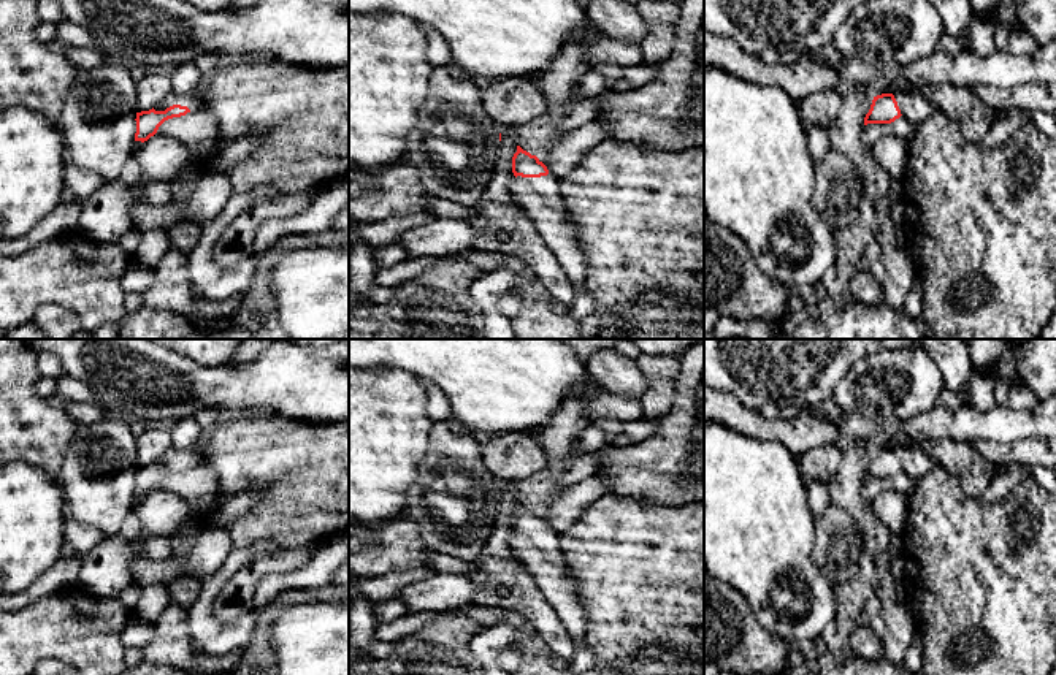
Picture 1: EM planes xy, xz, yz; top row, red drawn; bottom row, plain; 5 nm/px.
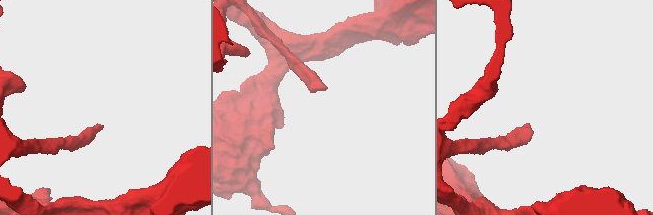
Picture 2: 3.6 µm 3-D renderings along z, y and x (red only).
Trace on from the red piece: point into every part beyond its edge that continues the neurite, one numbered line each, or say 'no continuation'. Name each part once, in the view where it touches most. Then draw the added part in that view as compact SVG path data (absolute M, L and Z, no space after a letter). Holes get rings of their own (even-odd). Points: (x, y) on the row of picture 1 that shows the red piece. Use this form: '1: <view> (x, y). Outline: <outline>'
1: xy (192, 100). Outline: M171 92L166 98L163 98L154 109L165 111L173 105L187 106L190 111L200 106L203 95L200 92L192 92L187 95Z

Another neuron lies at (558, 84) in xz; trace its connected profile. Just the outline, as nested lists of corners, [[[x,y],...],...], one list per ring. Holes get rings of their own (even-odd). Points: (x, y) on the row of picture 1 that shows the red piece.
[[[566,41],[552,67],[542,73],[536,84],[547,103],[547,117],[561,120],[580,100],[576,93],[582,76],[591,70],[587,48],[579,41]]]

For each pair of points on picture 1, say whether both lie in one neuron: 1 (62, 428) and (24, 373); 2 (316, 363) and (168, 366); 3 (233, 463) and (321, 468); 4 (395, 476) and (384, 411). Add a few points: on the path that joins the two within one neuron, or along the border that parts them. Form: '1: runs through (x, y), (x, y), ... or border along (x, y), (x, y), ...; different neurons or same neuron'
1: runs through (48, 419), (24, 395), (24, 387); same neuron
2: runs through (279, 381), (205, 382); same neuron
3: runs through (256, 463), (290, 463), (298, 468); same neuron
4: runs through (384, 460), (384, 427); same neuron

